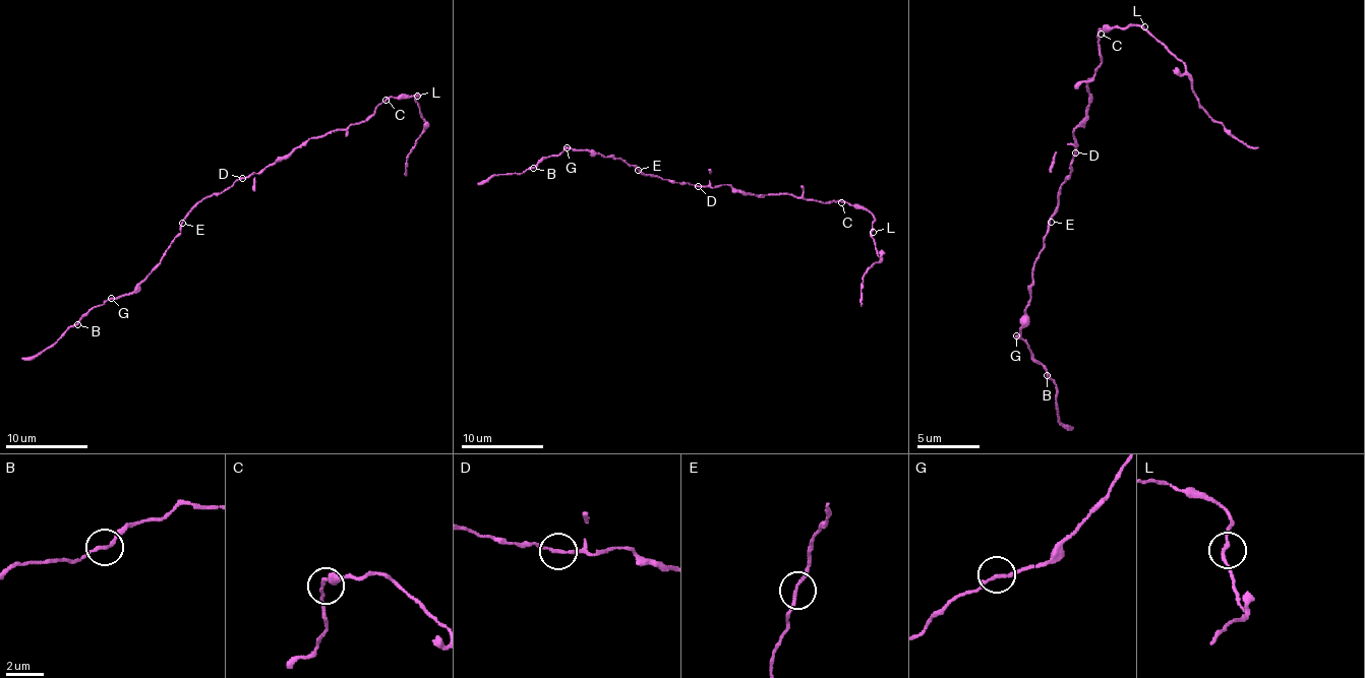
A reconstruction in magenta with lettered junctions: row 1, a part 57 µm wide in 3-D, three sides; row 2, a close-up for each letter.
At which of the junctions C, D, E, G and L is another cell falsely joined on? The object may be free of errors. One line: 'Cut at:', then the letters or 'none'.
Cut at: none

